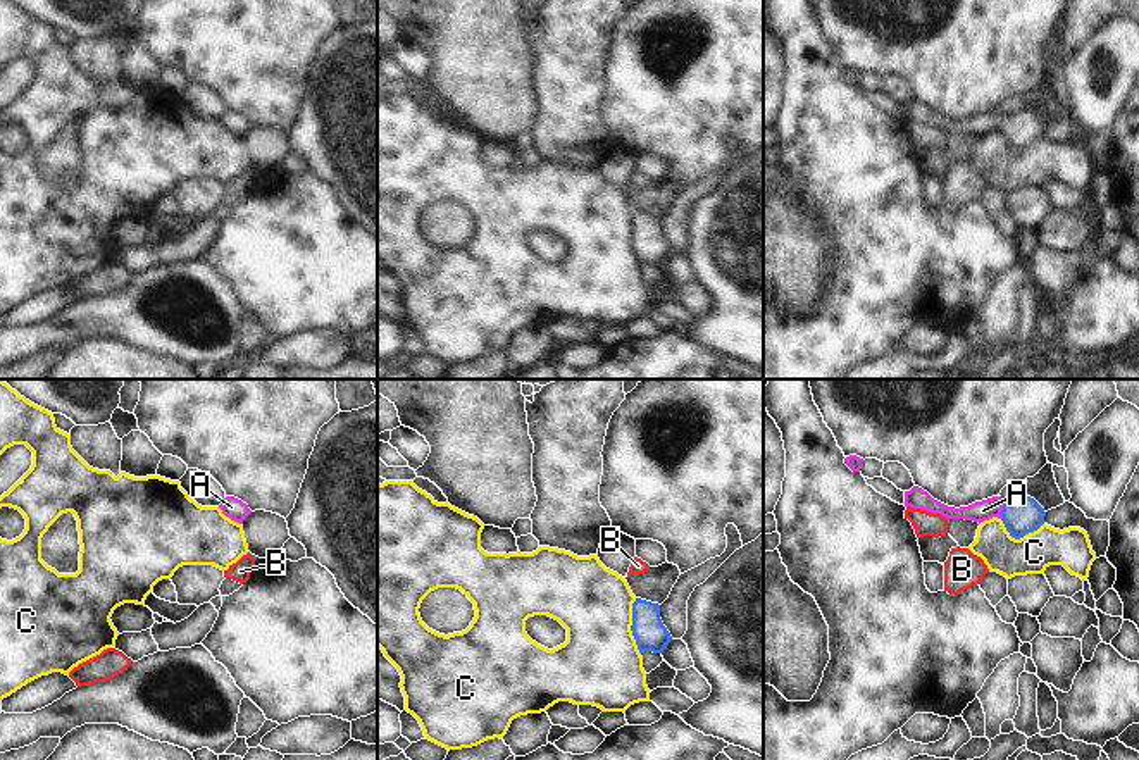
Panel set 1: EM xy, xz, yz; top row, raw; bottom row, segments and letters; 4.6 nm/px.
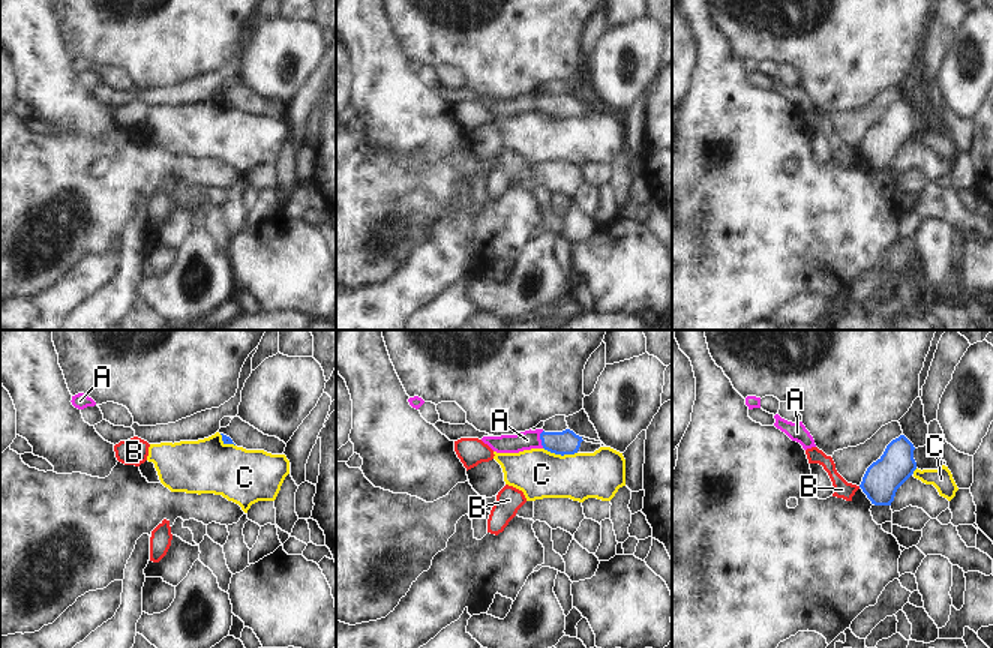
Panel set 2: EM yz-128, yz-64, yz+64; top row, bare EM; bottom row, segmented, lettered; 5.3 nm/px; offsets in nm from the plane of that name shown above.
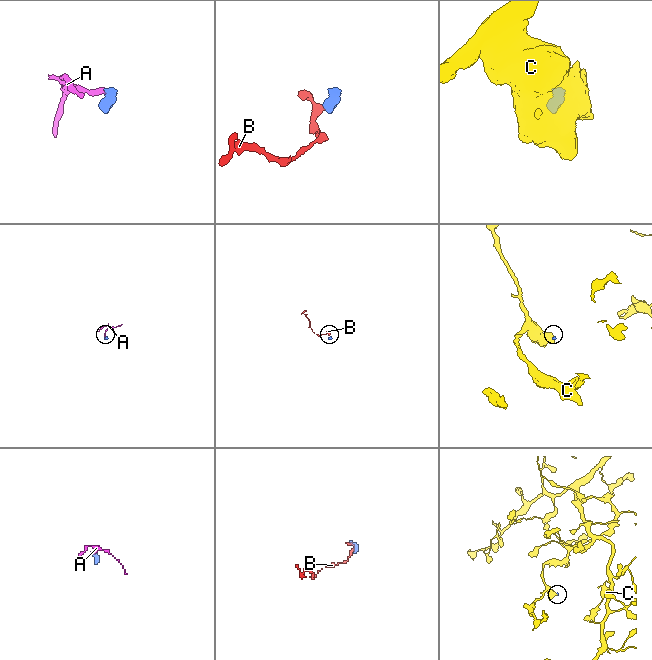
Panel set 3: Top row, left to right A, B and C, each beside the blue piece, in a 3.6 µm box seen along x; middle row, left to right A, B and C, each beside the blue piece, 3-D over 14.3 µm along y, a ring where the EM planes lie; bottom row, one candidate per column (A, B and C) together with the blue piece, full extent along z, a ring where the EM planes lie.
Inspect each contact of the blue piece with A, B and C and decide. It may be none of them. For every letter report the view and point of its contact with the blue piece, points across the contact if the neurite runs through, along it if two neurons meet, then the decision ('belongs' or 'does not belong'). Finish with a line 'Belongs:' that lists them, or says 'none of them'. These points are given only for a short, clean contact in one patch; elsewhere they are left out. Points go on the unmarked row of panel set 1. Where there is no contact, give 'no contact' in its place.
A: contact yz (1002, 124); way yz (1022, 130), (1002, 124), (983, 124); belongs
B: contact xy (254, 169); border xy (248, 166), (255, 173); does not belong
C: contact xz (631, 240); border xz (634, 212), (631, 249), (640, 267); does not belong
Belongs: A

